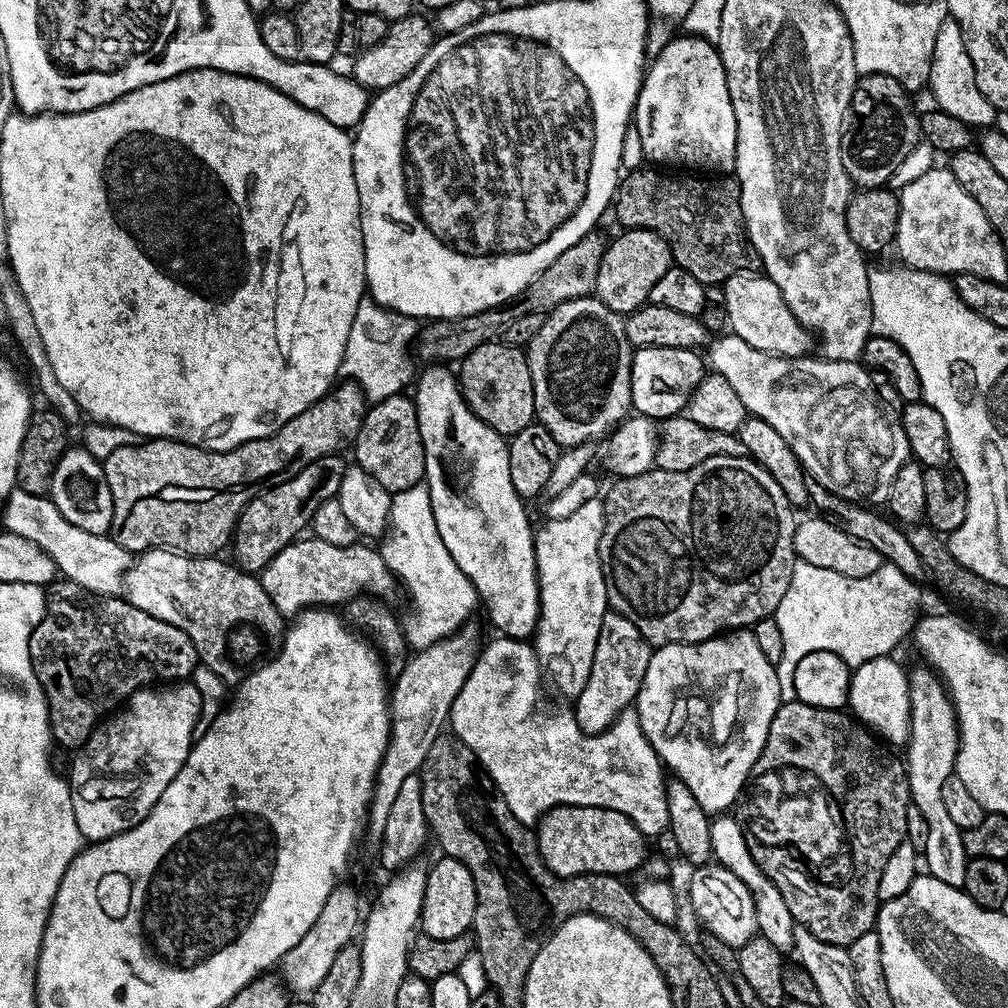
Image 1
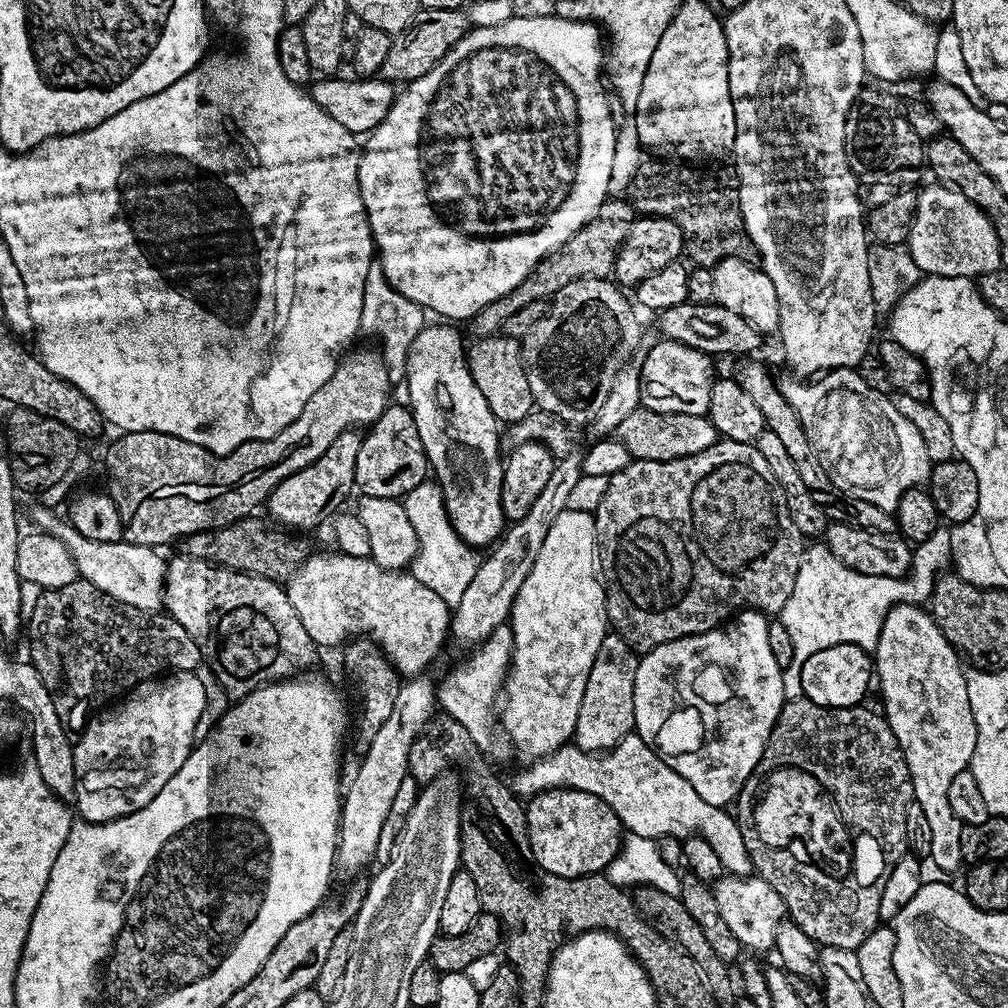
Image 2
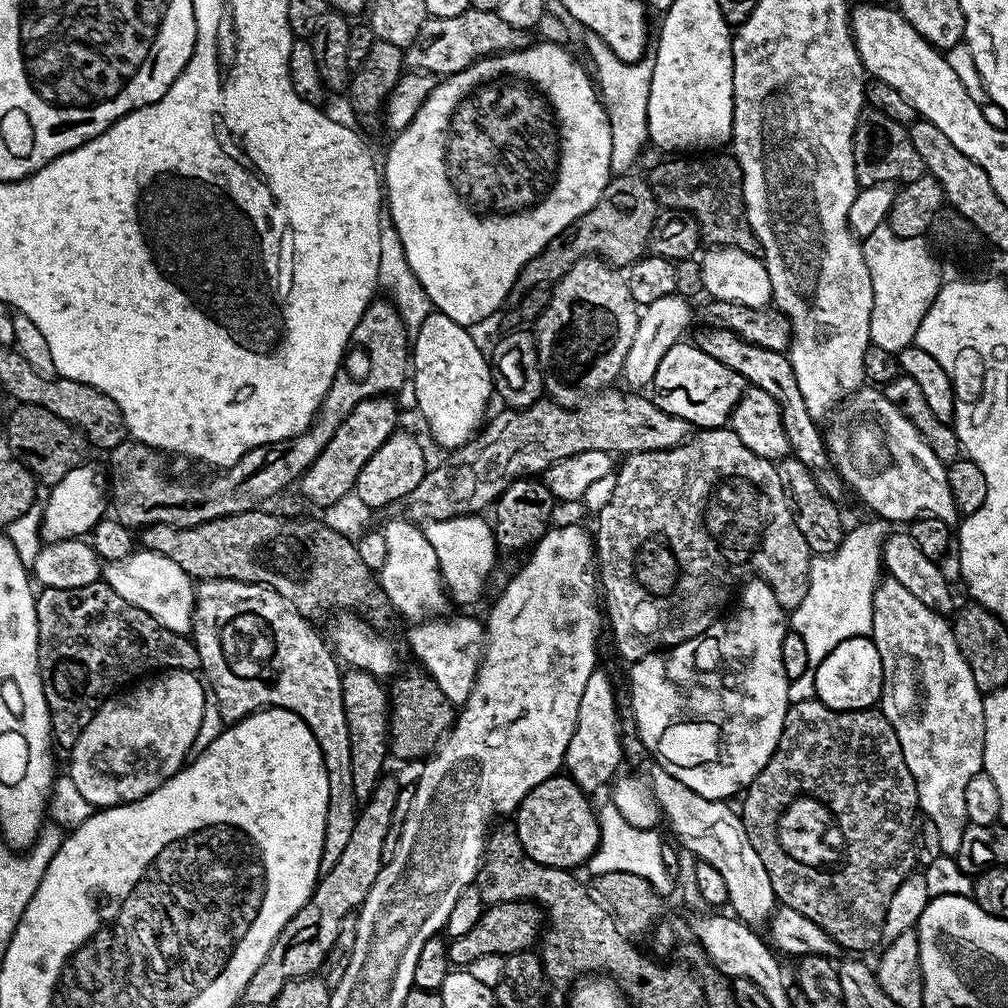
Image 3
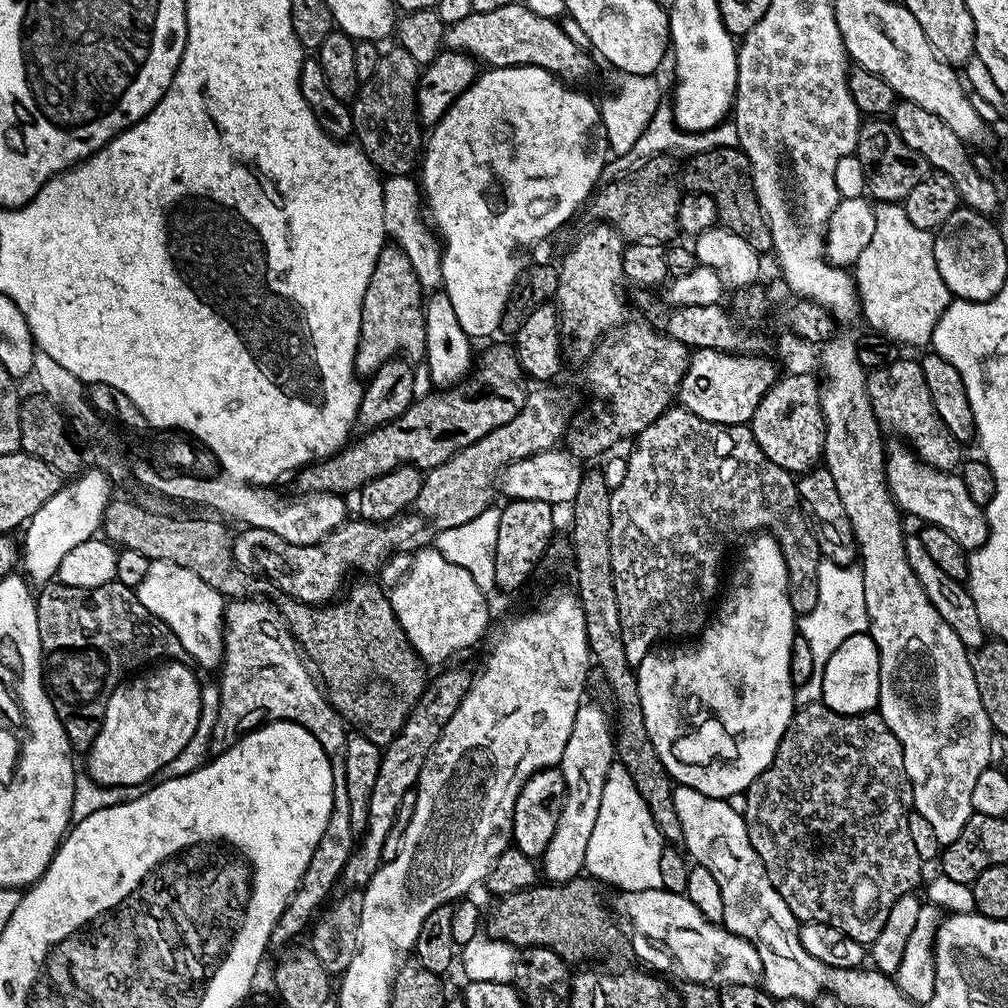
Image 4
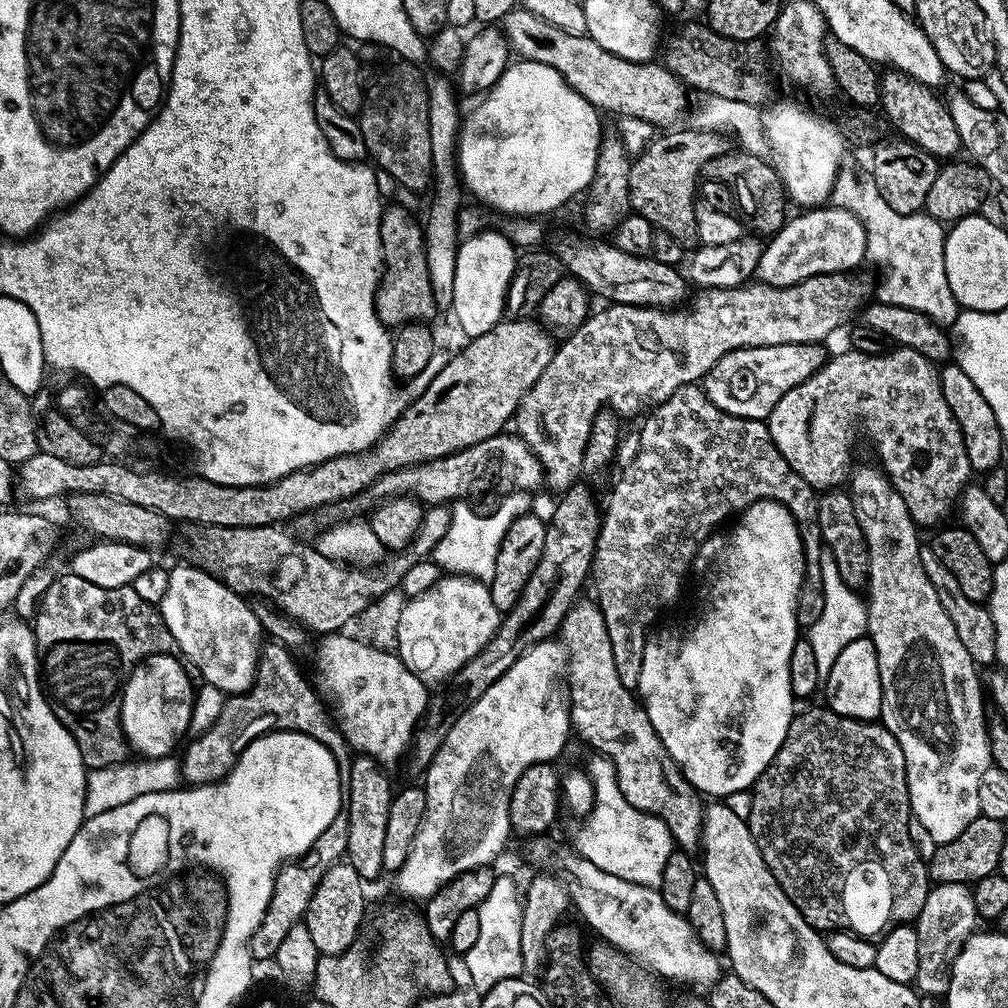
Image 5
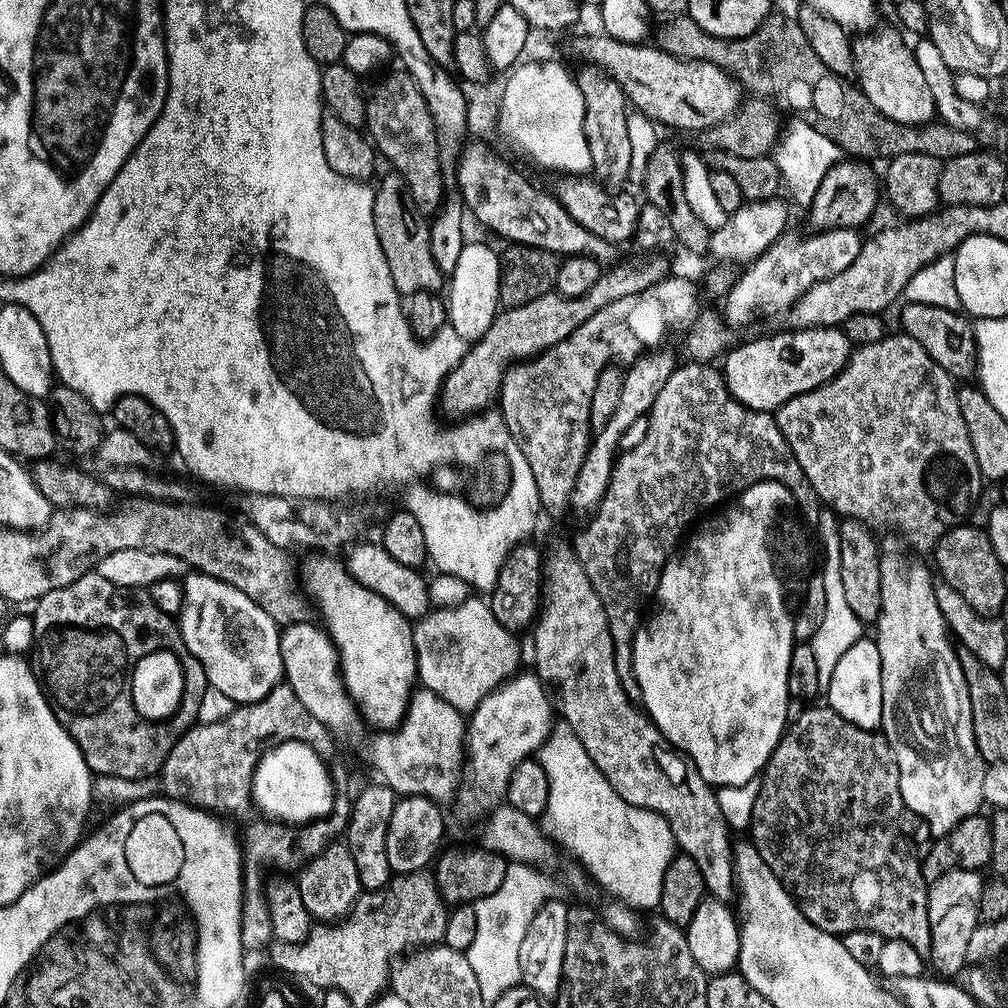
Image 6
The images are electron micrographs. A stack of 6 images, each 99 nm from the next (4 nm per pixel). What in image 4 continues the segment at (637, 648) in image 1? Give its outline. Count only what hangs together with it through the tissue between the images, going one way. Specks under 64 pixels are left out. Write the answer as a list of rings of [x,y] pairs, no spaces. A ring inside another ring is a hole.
[[[581,703],[578,714],[574,714],[574,726],[570,726],[570,738],[566,738],[566,750],[562,750],[562,758],[558,765],[564,779],[564,801],[562,810],[558,814],[558,826],[554,830],[554,838],[550,838],[542,857],[543,879],[553,884],[566,884],[585,871],[586,861],[590,856],[588,850],[590,834],[594,834],[594,822],[598,822],[598,810],[602,806],[602,790],[606,786],[606,774],[614,763],[614,734],[610,729],[609,715],[607,718],[598,705],[588,703]]]

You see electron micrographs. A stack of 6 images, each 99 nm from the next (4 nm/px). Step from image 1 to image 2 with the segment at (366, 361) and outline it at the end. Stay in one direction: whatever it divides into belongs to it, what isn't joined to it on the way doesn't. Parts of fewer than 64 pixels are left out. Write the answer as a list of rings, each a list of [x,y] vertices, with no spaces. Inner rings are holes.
[[[378,258],[373,259],[370,274],[366,274],[366,285],[363,287],[362,318],[360,329],[363,335],[370,334],[378,338],[382,345],[388,373],[394,384],[401,383],[407,377],[408,354],[414,339],[426,327],[425,309],[420,304],[411,302],[400,291],[394,290],[385,278],[382,264]]]

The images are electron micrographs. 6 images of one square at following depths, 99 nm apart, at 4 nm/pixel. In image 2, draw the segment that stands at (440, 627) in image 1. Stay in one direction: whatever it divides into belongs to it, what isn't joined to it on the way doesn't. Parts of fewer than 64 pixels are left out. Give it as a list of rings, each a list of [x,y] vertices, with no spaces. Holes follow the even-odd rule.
[[[426,479],[414,486],[414,490],[407,494],[404,509],[410,518],[410,526],[414,526],[418,545],[410,565],[412,575],[418,578],[420,584],[430,586],[430,590],[434,590],[434,594],[438,594],[442,602],[450,606],[462,602],[462,593],[466,591],[466,586],[470,586],[470,578],[474,578],[476,573],[478,556],[472,553],[475,551],[453,530],[439,484]]]

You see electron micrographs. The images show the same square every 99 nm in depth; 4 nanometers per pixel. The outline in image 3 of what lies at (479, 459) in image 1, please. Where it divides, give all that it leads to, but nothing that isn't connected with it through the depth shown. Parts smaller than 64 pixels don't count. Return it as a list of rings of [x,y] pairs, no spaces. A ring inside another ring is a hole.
[[[433,310],[415,332],[410,344],[410,389],[416,395],[416,408],[428,423],[429,434],[447,450],[461,448],[477,435],[486,420],[484,411],[488,408],[488,399],[494,396],[493,365],[468,332],[471,331],[465,325],[454,322],[454,318],[446,318],[446,314]]]

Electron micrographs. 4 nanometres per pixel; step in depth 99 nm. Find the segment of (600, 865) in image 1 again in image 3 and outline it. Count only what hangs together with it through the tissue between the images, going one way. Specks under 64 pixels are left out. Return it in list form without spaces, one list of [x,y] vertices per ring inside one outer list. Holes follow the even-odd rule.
[[[567,774],[551,776],[546,778],[546,782],[534,786],[514,813],[514,835],[518,842],[522,842],[524,853],[544,868],[576,870],[579,864],[580,867],[587,865],[600,844],[599,835],[593,834],[598,816],[594,808],[592,812],[592,804],[588,800],[591,799]]]

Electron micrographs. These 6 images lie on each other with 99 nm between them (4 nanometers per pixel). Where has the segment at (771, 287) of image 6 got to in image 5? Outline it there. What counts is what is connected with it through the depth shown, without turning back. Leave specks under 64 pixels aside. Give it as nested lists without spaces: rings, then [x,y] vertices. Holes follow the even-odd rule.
[[[831,206],[809,208],[789,219],[775,236],[763,245],[754,276],[761,284],[775,288],[794,286],[811,276],[831,272],[851,273],[865,263],[866,230],[850,211]]]

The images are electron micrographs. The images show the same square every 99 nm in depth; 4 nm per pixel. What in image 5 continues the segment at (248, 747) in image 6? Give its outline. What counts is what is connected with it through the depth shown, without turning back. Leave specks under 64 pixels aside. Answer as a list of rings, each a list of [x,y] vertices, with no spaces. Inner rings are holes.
[[[268,642],[263,645],[260,665],[256,668],[256,681],[252,687],[229,695],[222,706],[222,714],[218,714],[218,722],[214,722],[210,730],[199,733],[188,749],[183,749],[182,776],[189,785],[215,784],[224,779],[228,771],[236,765],[236,759],[240,757],[242,750],[246,750],[250,742],[267,732],[301,732],[322,742],[326,750],[334,754],[338,774],[342,778],[347,777],[354,753],[336,727],[335,719],[330,715],[325,701],[318,695],[309,677],[307,680],[292,660],[295,660],[293,653],[283,644]]]

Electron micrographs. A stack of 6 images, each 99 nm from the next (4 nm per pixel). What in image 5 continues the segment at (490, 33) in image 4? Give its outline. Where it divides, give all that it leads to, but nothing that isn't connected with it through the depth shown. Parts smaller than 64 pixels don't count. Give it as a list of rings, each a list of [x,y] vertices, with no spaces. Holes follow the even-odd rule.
[[[518,6],[502,21],[502,31],[508,40],[509,49],[521,60],[533,60],[542,62],[542,66],[550,66],[562,74],[562,78],[582,98],[586,98],[588,104],[593,104],[601,113],[617,112],[617,117],[627,118],[633,116],[639,120],[650,122],[654,126],[675,125],[676,119],[684,112],[688,100],[684,97],[686,88],[678,77],[667,71],[660,62],[636,63],[627,61],[626,58],[616,57],[609,50],[604,50],[598,42],[591,39],[587,34],[579,36],[574,33],[567,33],[558,26],[551,25],[544,21],[537,14],[528,12],[523,6]]]

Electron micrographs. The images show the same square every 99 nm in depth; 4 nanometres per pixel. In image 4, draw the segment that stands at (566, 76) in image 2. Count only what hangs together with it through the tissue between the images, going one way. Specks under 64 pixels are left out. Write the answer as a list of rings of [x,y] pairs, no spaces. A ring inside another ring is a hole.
[[[526,66],[525,68],[494,68],[489,67],[477,75],[471,86],[453,102],[446,110],[446,114],[431,129],[432,137],[427,137],[422,148],[422,159],[418,164],[418,184],[426,197],[426,212],[432,215],[435,231],[442,241],[443,256],[441,258],[441,278],[443,280],[442,290],[450,298],[450,306],[454,306],[454,314],[458,314],[458,326],[462,326],[464,333],[469,338],[476,336],[488,336],[500,328],[500,319],[504,316],[504,307],[509,307],[510,297],[522,275],[522,268],[516,265],[516,259],[520,256],[520,248],[528,248],[539,240],[544,240],[552,231],[559,230],[559,224],[563,222],[564,216],[572,211],[578,213],[585,207],[586,201],[593,195],[597,187],[597,180],[605,161],[609,159],[608,140],[604,136],[604,124],[598,119],[598,104],[590,97],[584,97],[582,93],[575,92],[575,87],[569,86],[560,77],[555,76],[544,68]],[[464,134],[480,141],[480,148],[487,152],[480,157],[470,168],[472,160],[470,154],[472,148],[466,141],[460,140]]]

